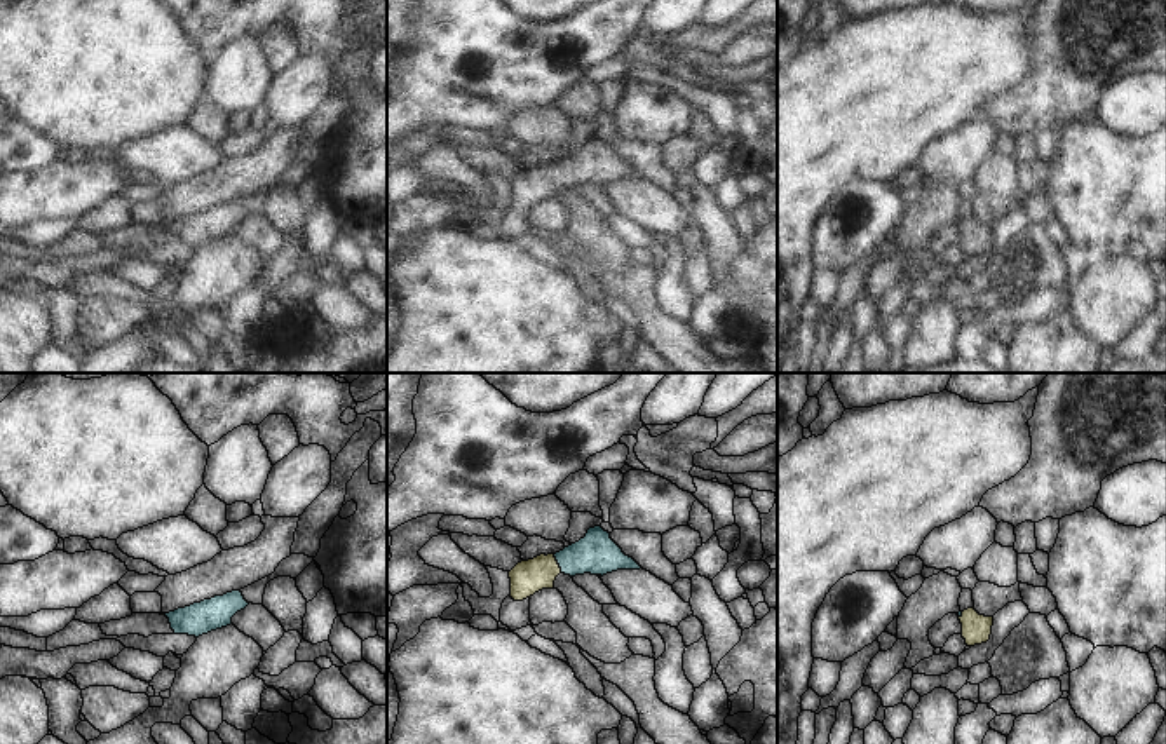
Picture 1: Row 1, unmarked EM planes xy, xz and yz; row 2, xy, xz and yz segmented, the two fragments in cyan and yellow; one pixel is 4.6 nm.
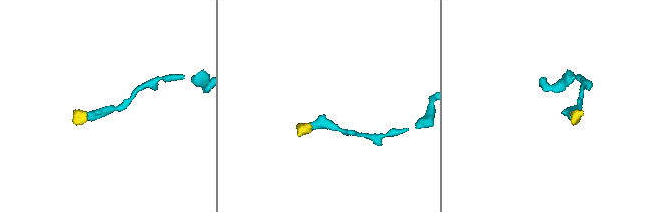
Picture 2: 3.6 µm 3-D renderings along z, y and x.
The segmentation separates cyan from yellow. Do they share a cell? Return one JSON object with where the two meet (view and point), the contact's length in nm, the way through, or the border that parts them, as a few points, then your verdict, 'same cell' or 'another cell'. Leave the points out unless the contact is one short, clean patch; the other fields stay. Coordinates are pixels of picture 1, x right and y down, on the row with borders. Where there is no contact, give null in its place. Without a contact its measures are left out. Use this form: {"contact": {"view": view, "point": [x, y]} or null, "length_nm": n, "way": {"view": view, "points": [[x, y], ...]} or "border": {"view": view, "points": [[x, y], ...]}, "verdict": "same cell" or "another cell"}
{"contact": {"view": "xz", "point": [558, 563]}, "length_nm": 100, "way": {"view": "xz", "points": [[596, 553], [558, 563], [527, 577]]}, "verdict": "same cell"}

